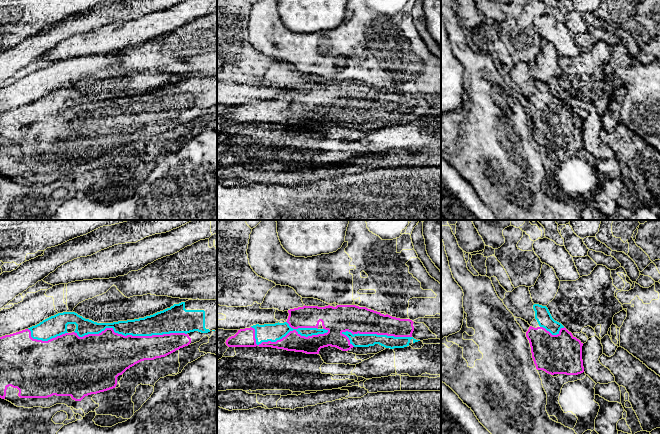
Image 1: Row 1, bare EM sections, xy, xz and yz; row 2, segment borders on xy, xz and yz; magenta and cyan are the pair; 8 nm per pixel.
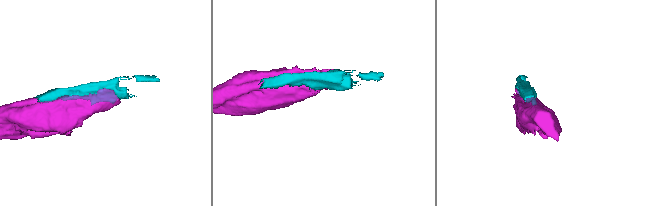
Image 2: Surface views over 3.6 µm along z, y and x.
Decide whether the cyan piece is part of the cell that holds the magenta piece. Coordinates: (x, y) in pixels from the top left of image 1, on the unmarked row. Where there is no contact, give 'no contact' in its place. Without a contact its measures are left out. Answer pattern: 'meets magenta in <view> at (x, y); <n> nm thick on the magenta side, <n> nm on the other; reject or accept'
meets magenta in xz at (284, 113); 180 nm thick on the magenta side, 140 nm on the other; accept

